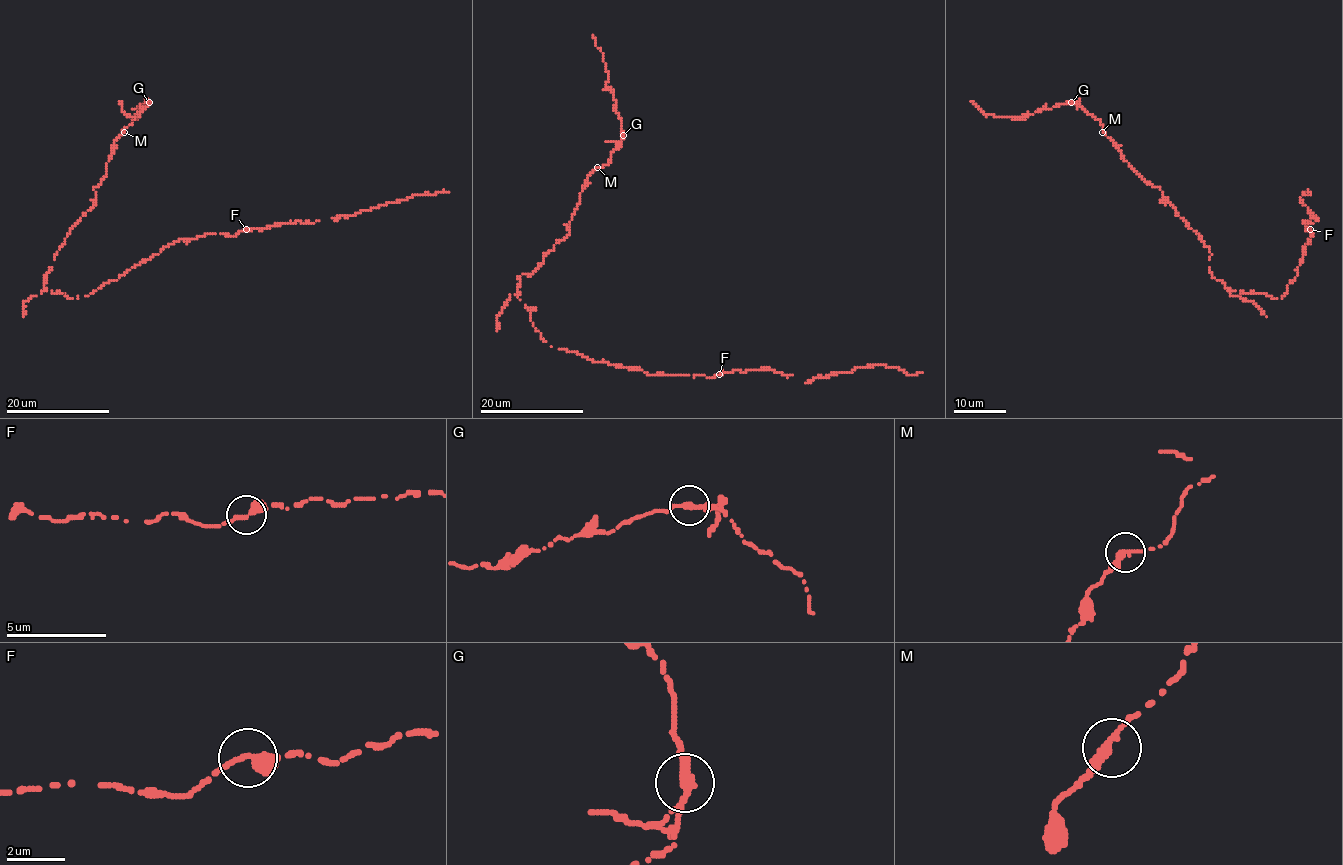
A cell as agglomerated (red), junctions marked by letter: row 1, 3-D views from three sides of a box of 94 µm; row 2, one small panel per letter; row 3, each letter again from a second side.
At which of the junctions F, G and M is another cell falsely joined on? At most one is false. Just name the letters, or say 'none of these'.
none of these

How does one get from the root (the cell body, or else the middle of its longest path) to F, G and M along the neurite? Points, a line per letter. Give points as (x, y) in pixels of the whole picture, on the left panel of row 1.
F: (65, 295), (72, 299), (92, 294), (176, 241), (207, 234), (235, 235), (246, 229)
G: (65, 295), (44, 290), (44, 277), (70, 229), (96, 202), (94, 187), (105, 176), (113, 142), (150, 102)
M: (65, 295), (44, 290), (44, 277), (70, 229), (96, 202), (94, 187), (105, 176), (113, 142), (124, 132)

